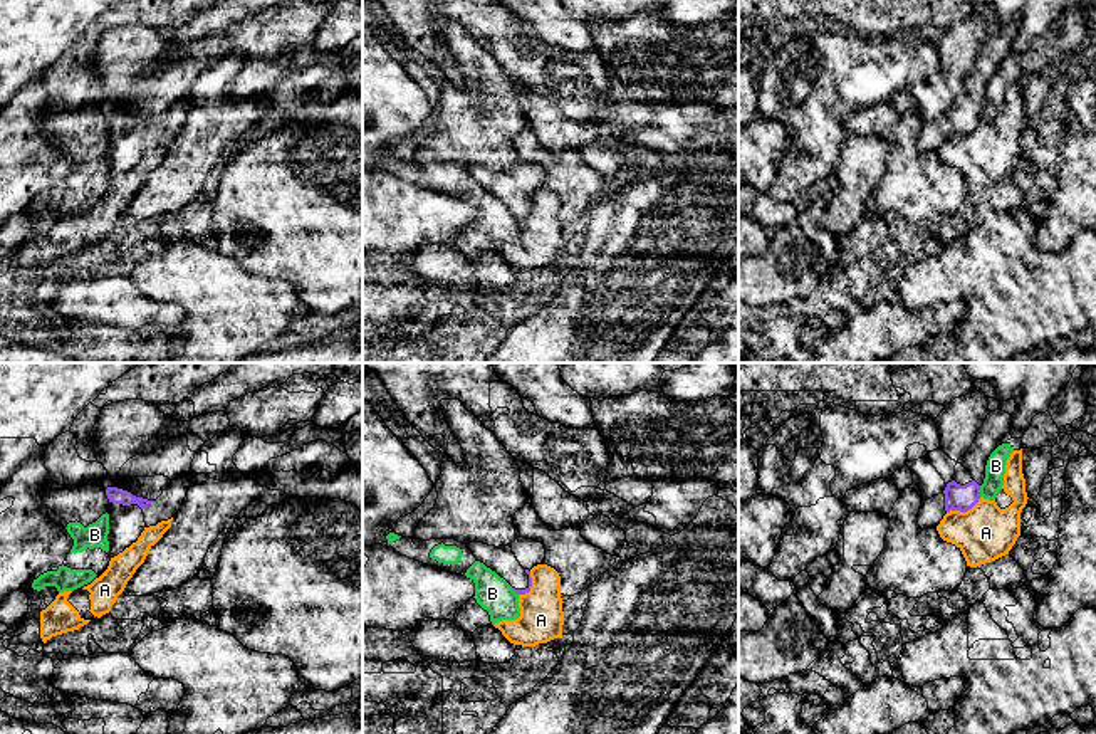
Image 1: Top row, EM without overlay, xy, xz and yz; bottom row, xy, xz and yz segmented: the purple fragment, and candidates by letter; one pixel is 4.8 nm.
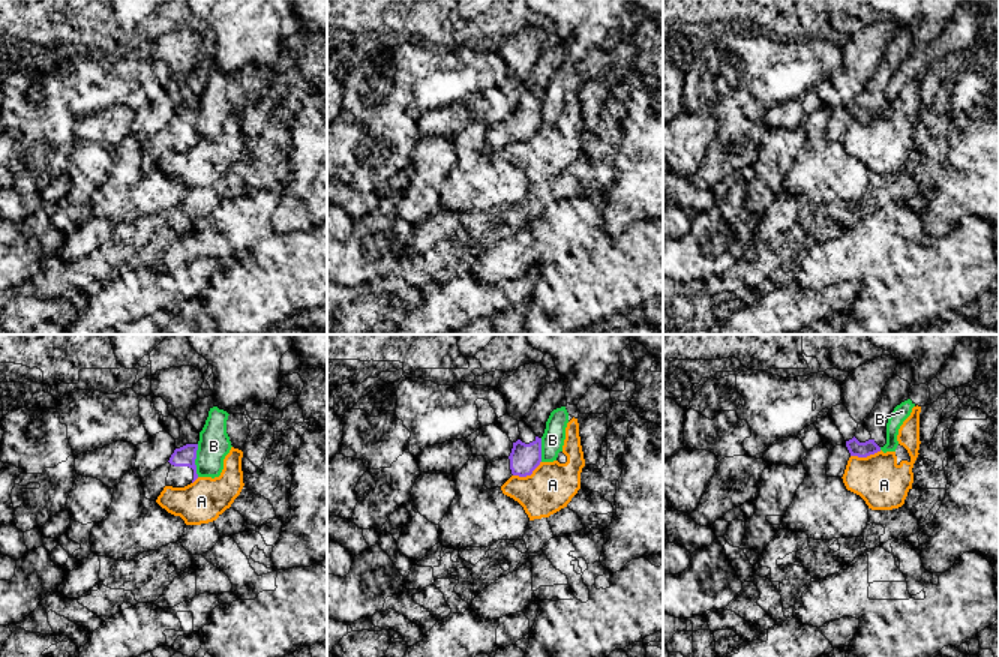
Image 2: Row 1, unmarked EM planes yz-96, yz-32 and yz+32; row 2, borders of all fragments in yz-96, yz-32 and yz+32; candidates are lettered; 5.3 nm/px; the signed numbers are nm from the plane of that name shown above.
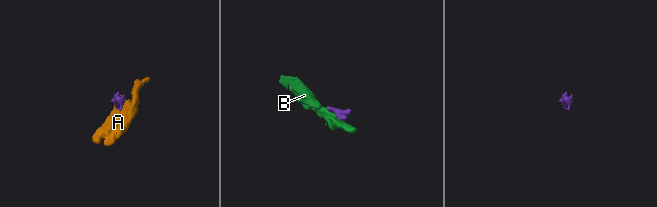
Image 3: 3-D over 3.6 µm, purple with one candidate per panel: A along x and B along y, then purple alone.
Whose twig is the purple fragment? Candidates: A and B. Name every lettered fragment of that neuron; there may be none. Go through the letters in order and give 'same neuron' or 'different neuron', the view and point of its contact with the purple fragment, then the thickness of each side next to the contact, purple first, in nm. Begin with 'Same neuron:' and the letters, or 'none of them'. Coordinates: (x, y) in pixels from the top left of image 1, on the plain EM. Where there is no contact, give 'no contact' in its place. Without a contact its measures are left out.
Same neuron: none of them
A: different neuron; contact yz (964, 135); calibres 130 and 280 nm
B: different neuron; contact yz (979, 115); calibres 130 and 100 nm

